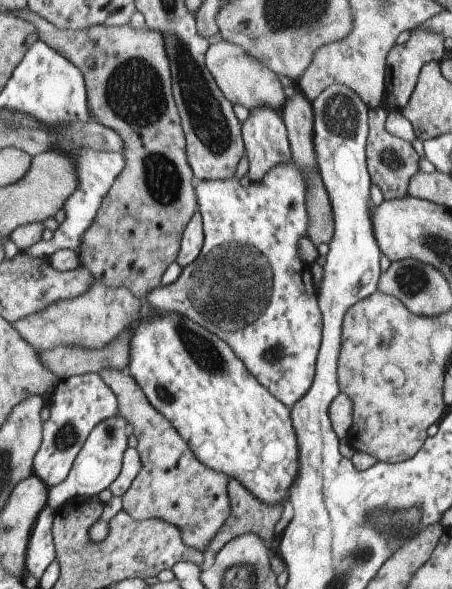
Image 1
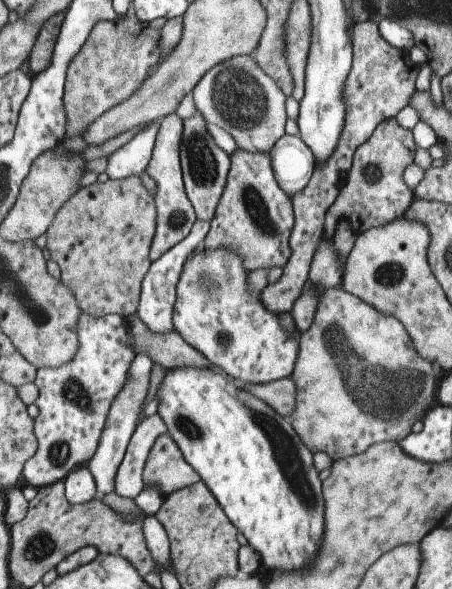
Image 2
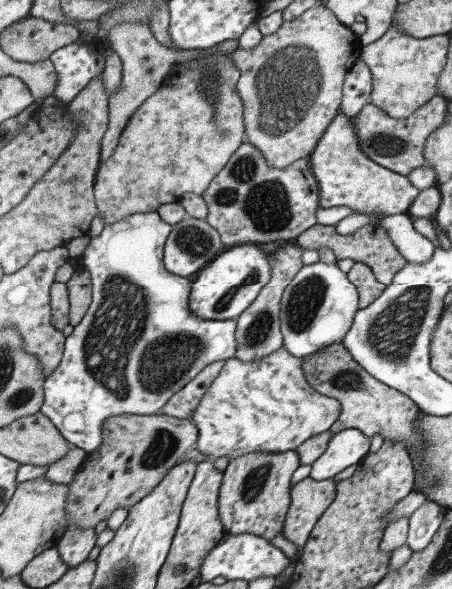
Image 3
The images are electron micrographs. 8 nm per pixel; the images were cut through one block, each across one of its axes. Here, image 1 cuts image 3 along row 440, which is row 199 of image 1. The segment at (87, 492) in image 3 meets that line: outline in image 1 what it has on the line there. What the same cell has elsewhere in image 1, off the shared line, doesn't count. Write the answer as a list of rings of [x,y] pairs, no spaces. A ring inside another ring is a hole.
[[[19,10],[13,16],[21,20],[29,20],[39,34],[39,42],[45,42],[63,58],[67,58],[83,76],[85,92],[87,92],[87,108],[91,120],[111,128],[119,134],[123,142],[125,168],[111,184],[111,190],[103,196],[91,226],[81,236],[79,246],[79,264],[87,268],[95,282],[105,284],[107,288],[127,288],[137,300],[145,300],[145,296],[159,288],[161,276],[177,258],[179,240],[183,228],[191,220],[193,212],[197,212],[197,196],[193,172],[187,164],[185,154],[185,134],[181,128],[179,110],[173,98],[173,82],[171,68],[167,60],[163,34],[149,28],[131,28],[123,26],[91,26],[87,30],[57,30],[53,24],[45,22],[37,14],[29,10]]]

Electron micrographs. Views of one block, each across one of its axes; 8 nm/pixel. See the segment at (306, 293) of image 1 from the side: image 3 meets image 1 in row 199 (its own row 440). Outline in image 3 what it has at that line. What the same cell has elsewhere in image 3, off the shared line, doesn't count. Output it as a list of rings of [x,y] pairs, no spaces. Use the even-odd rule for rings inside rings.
[[[281,348],[251,364],[235,358],[225,360],[189,420],[199,434],[193,448],[207,454],[209,460],[219,456],[231,460],[247,452],[293,452],[311,436],[329,432],[339,414],[341,404],[313,390],[299,368],[299,360]]]

